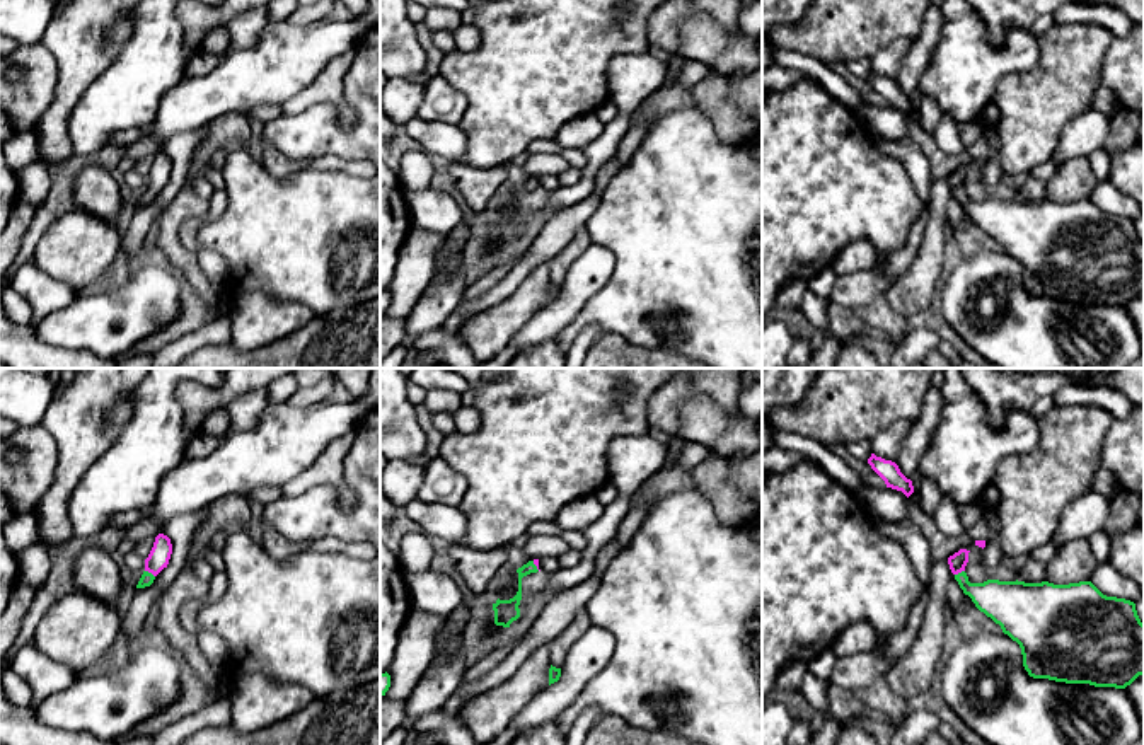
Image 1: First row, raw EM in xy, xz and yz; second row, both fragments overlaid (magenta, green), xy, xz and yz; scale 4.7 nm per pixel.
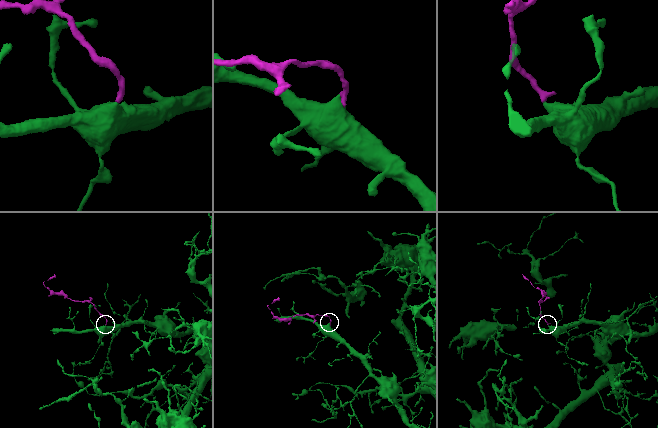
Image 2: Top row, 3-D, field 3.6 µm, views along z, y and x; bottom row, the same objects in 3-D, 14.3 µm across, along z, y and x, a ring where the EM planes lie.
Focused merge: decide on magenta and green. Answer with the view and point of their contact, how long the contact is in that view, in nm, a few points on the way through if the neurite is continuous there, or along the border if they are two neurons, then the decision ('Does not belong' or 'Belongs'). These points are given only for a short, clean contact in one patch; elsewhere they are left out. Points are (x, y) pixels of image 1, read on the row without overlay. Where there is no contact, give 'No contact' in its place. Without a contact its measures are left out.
Touches magenta at xy (150, 190). Shared border 60 nm. Path across: xy (159, 174), (150, 190), (147, 196). Belongs

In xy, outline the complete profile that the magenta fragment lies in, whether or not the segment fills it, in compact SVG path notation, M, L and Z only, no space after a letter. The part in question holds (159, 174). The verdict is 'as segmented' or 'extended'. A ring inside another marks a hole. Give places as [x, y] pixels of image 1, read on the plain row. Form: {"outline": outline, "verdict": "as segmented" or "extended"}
{"outline": "M159 152L155 155L153 165L145 177L145 189L136 203L136 206L150 205L155 198L155 194L167 186L169 177L172 172L172 162L170 157L164 152Z", "verdict": "extended"}

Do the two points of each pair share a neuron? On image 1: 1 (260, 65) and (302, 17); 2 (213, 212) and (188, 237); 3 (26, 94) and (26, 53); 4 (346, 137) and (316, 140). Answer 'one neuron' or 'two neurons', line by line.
1: two neurons
2: one neuron
3: one neuron
4: one neuron

